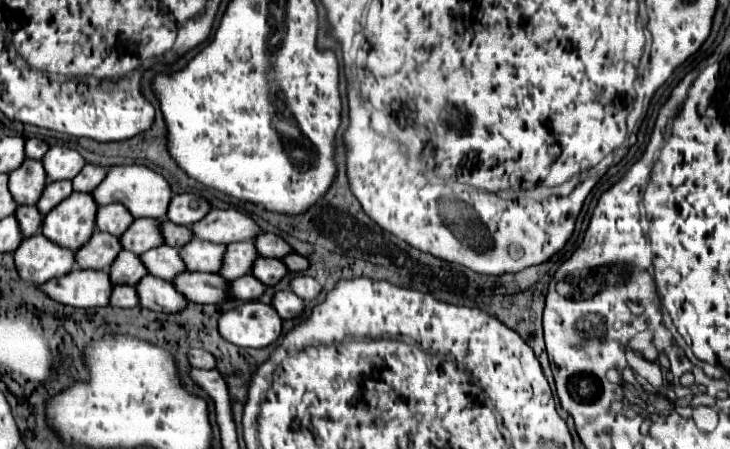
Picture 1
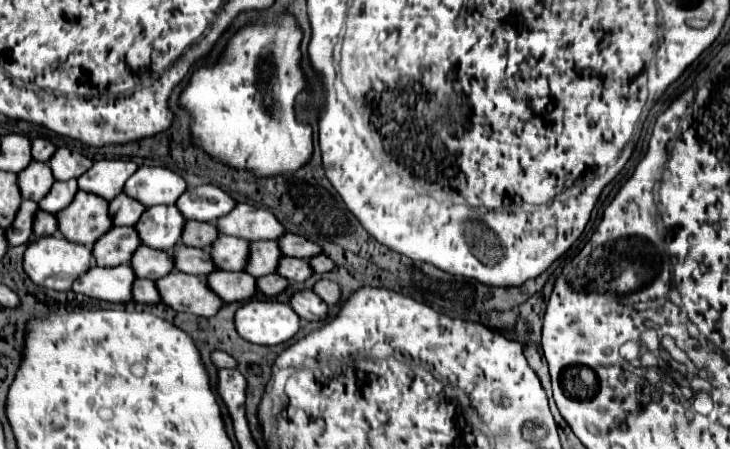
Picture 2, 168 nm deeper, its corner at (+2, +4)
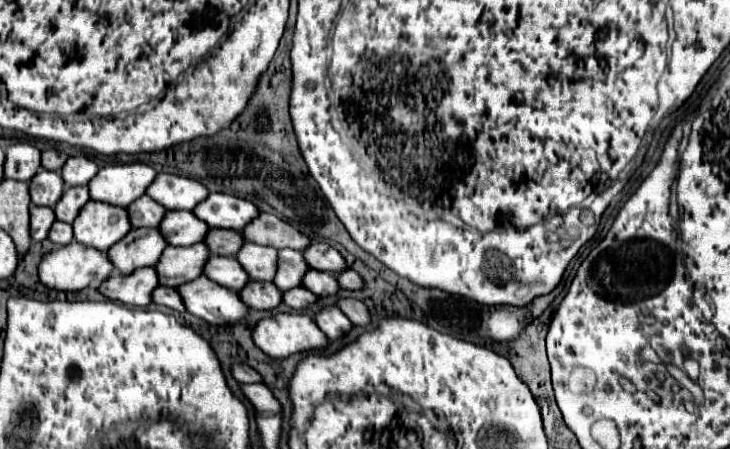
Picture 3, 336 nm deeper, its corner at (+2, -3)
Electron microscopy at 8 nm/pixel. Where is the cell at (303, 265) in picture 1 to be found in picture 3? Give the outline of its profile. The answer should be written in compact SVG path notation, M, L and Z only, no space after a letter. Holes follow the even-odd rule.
M344 270L344 272L340 272L340 274L336 276L336 280L338 280L338 286L340 286L340 288L346 288L346 290L358 290L358 288L362 288L362 278L360 278L358 272L354 272L354 270Z

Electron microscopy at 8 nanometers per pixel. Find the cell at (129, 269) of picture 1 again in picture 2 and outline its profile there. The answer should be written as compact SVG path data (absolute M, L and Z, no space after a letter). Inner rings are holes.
M142 245L142 249L138 249L138 253L134 253L132 263L138 277L144 279L162 279L166 273L174 271L174 259L170 255L170 251L160 251L160 249L152 249L148 245Z

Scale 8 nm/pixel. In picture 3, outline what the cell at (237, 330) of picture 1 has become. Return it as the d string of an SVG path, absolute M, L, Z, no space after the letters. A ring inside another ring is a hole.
M278 312L276 316L258 320L254 326L254 344L274 358L288 358L304 350L320 350L326 342L328 338L306 314Z

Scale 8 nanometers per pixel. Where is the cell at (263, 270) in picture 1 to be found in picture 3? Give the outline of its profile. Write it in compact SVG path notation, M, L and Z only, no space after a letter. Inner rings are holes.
M308 270L306 276L302 278L302 286L314 292L316 296L330 296L336 294L338 282L332 272L320 272L320 270Z

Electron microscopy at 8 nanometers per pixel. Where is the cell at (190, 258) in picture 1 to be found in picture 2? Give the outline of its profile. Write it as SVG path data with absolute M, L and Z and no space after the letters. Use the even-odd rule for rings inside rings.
M222 235L212 247L210 253L218 257L218 265L226 271L244 271L250 257L250 241L240 237Z

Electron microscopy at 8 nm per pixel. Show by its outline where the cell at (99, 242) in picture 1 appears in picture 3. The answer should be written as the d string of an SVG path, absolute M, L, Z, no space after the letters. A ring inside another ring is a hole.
M158 228L130 230L114 248L108 250L110 262L122 274L130 274L142 266L154 266L166 248Z

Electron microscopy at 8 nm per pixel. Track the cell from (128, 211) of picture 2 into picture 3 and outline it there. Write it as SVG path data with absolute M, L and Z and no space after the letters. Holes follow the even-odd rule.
M148 196L138 198L126 210L128 210L128 216L130 216L132 228L142 228L142 226L146 226L146 228L158 228L160 220L162 220L162 216L166 212L158 202L154 202Z

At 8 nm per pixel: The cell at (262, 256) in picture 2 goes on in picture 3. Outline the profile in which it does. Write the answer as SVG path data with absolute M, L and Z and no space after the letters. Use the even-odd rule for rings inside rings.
M278 250L278 272L274 276L274 284L280 292L286 292L290 288L302 286L302 278L308 270L308 264L302 260L302 252L298 250Z

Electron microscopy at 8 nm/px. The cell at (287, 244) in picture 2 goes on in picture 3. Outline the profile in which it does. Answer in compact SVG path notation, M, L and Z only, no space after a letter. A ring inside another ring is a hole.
M312 242L302 254L304 254L306 264L310 264L310 268L314 268L314 270L324 270L324 272L334 272L334 274L346 270L344 258L330 244Z

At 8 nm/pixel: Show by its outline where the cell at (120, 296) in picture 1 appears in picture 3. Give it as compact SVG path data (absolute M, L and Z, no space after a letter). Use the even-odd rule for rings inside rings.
M166 286L154 288L152 302L160 304L160 306L168 306L168 308L172 308L176 312L184 312L186 310L184 304L182 304L182 300L180 300L180 296L178 296L178 292L174 288L166 288Z

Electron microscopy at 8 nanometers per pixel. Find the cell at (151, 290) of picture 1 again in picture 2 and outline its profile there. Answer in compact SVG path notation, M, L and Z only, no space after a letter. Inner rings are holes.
M174 271L158 281L162 301L176 311L194 313L200 317L212 317L224 305L224 301L208 287L206 277Z

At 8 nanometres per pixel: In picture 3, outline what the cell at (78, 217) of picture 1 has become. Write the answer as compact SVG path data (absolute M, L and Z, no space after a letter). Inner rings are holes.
M90 200L72 222L72 228L76 242L106 252L112 244L128 234L130 222L126 208Z

